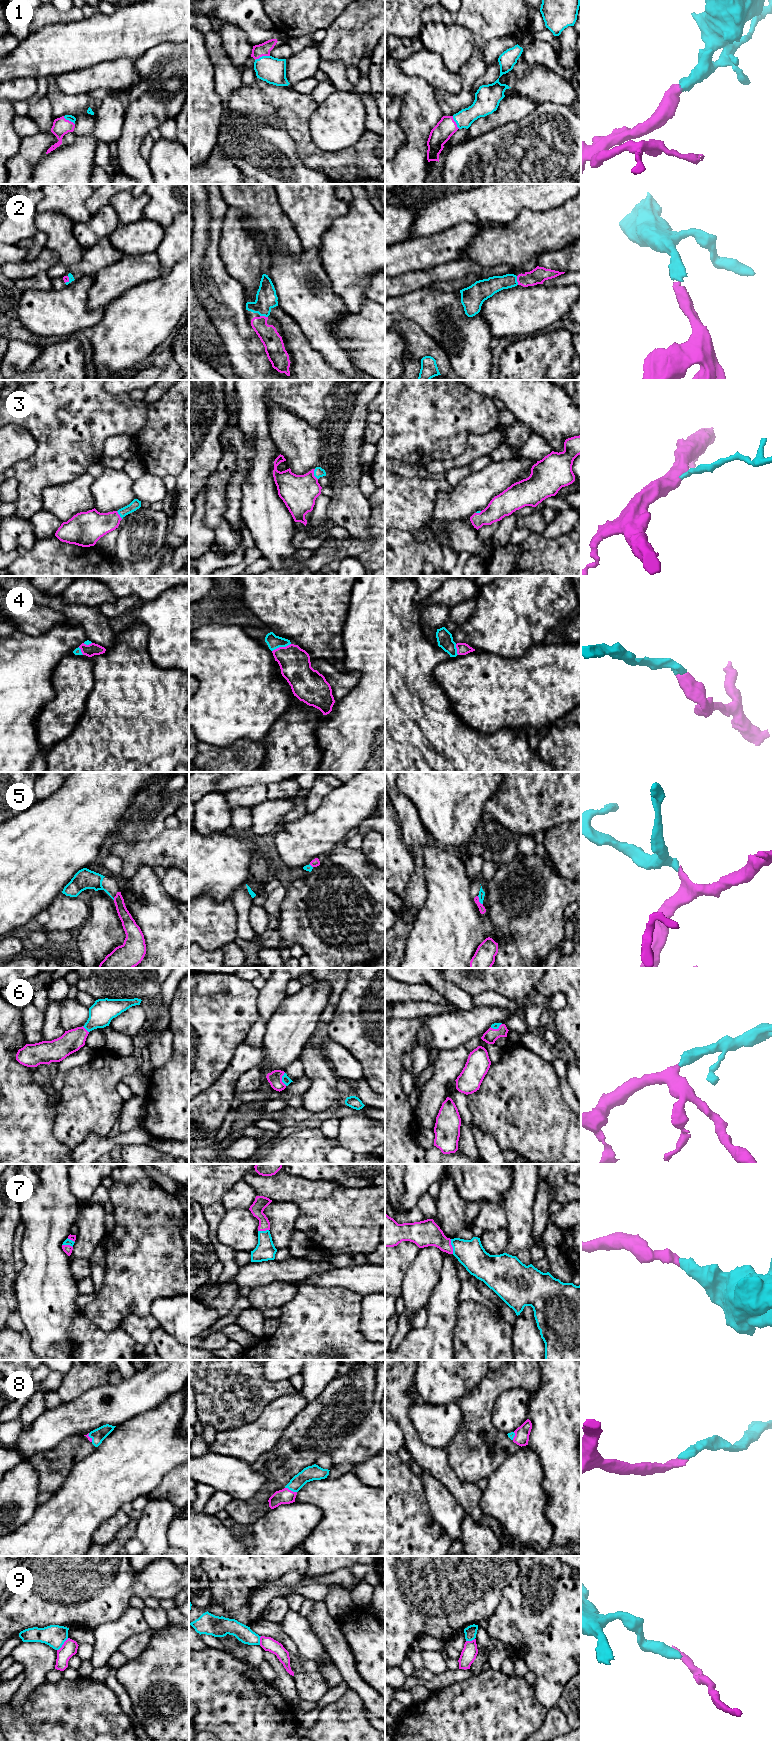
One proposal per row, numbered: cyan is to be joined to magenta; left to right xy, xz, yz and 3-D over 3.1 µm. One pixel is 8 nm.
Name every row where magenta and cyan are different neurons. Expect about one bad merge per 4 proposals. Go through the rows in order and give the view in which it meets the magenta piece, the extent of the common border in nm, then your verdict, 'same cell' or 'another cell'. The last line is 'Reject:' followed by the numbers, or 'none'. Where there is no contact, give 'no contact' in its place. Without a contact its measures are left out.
1: contact in xz; length 130 nm; same cell
2: contact in yz; length 70 nm; same cell
3: contact in xz; length 90 nm; same cell
4: contact in xz; length 170 nm; same cell
5: contact in yz; length 80 nm; same cell
6: contact in xz; length 110 nm; same cell
7: contact in yz; length 120 nm; same cell
8: contact in xz; length 100 nm; same cell
9: contact in xy; length 140 nm; another cell
Reject: 9

